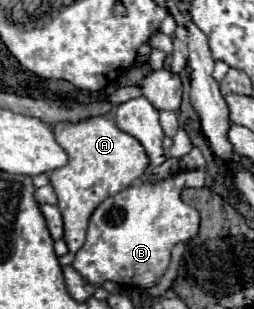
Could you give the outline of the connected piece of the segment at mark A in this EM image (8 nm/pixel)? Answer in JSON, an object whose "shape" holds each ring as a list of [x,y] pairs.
{"shape":[[[106,115],[88,117],[80,123],[56,123],[54,125],[56,141],[68,153],[68,165],[60,167],[50,173],[50,183],[54,181],[54,191],[58,195],[58,209],[64,217],[64,241],[68,249],[76,253],[86,241],[86,229],[94,209],[102,203],[104,195],[116,195],[122,189],[130,187],[146,169],[148,169],[148,155],[140,141],[116,127],[112,119]]]}

